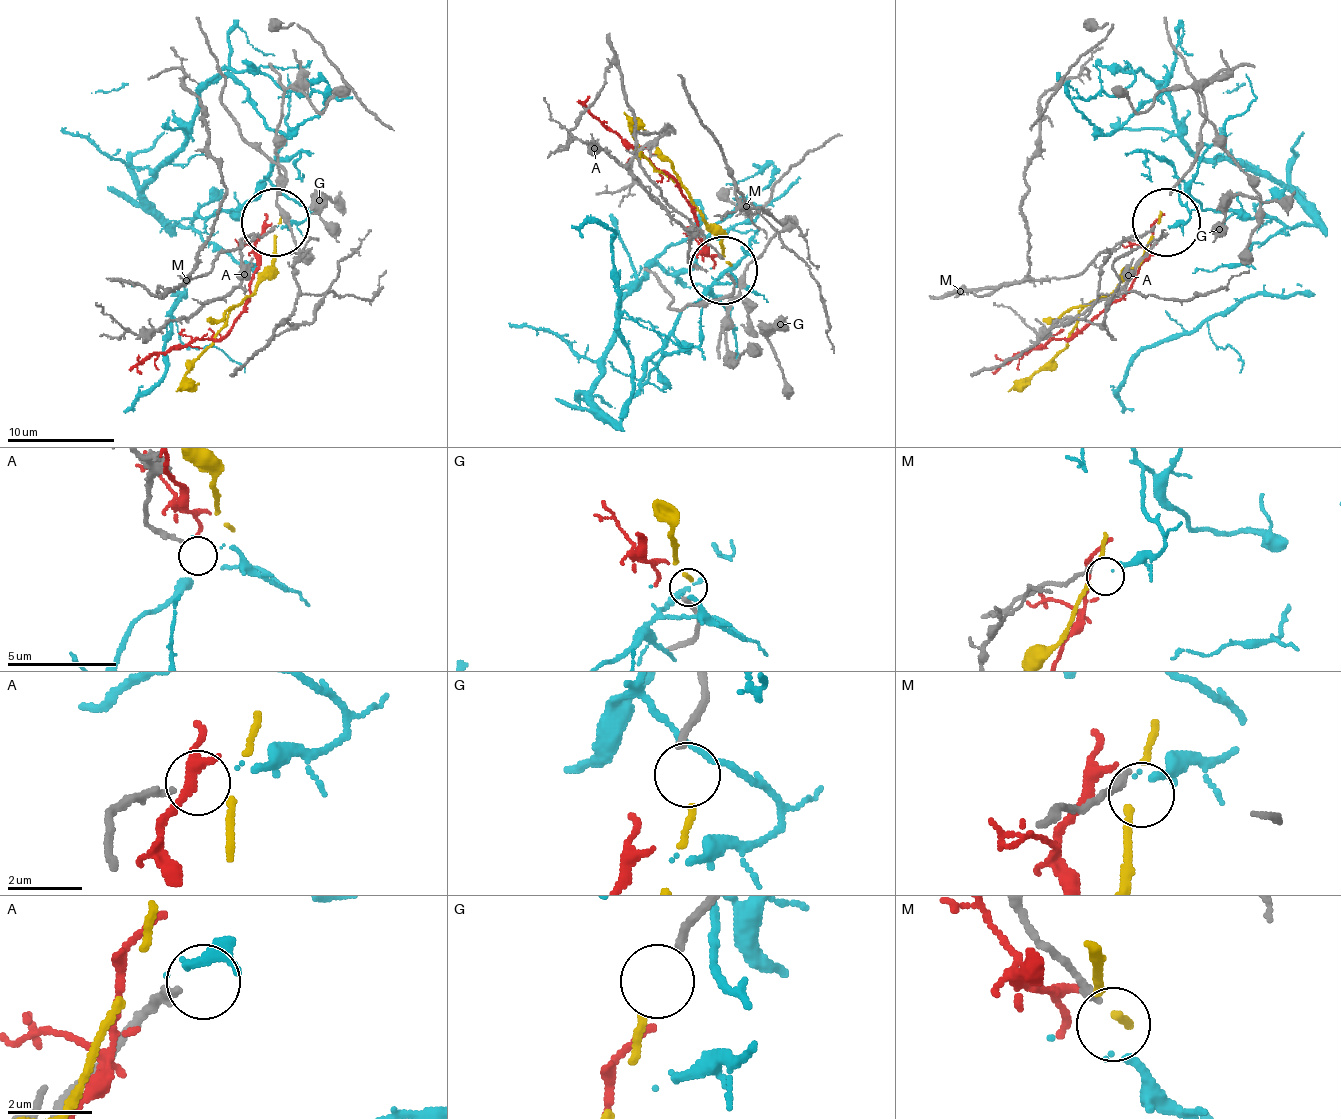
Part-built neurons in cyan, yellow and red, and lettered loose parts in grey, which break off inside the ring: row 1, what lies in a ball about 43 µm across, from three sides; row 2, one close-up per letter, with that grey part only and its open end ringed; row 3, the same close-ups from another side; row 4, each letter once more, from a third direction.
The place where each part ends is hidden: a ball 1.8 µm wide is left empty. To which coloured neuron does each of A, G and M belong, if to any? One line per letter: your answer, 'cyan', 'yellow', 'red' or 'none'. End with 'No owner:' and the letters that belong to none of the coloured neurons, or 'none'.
A: none
G: yellow
M: none
No owner: A, M

